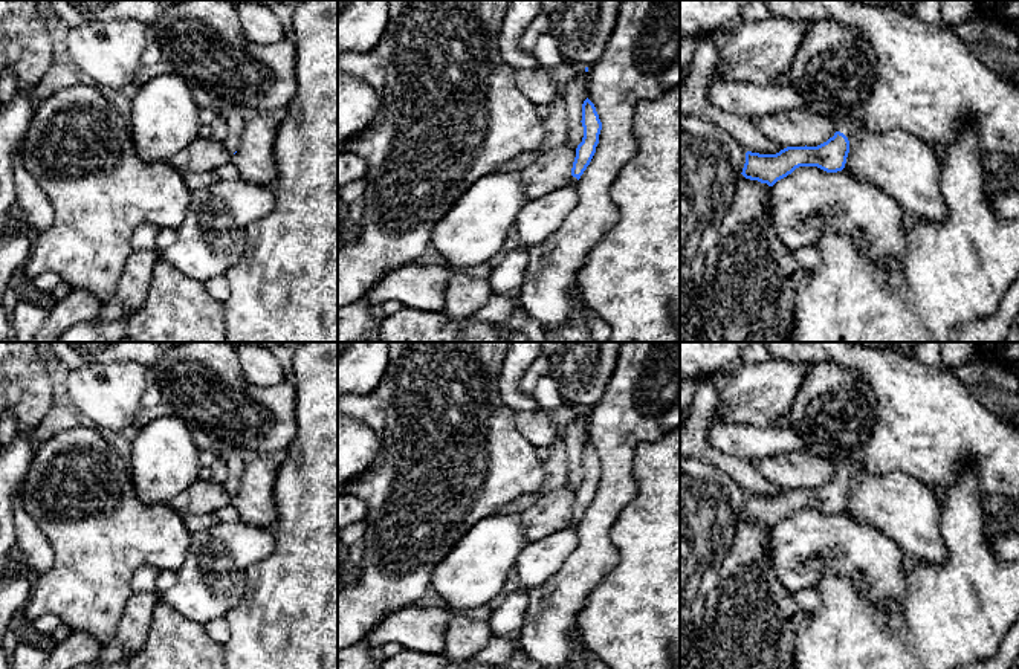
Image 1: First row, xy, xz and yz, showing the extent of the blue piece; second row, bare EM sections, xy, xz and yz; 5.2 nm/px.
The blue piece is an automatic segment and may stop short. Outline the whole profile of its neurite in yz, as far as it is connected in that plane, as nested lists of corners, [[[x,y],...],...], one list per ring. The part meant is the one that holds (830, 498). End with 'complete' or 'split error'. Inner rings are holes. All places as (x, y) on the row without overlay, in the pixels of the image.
[[[863,454],[836,463],[836,475],[817,489],[787,489],[776,496],[746,495],[742,518],[773,528],[799,509],[817,509],[827,515],[845,510],[856,470],[866,469]]]; split error

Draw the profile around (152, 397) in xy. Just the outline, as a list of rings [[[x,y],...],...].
[[[150,377],[147,389],[141,399],[141,409],[142,408],[154,408],[162,403],[162,393],[159,383]]]

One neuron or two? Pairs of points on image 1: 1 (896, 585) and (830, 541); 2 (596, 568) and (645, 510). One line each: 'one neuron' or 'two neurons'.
1: one neuron
2: two neurons

